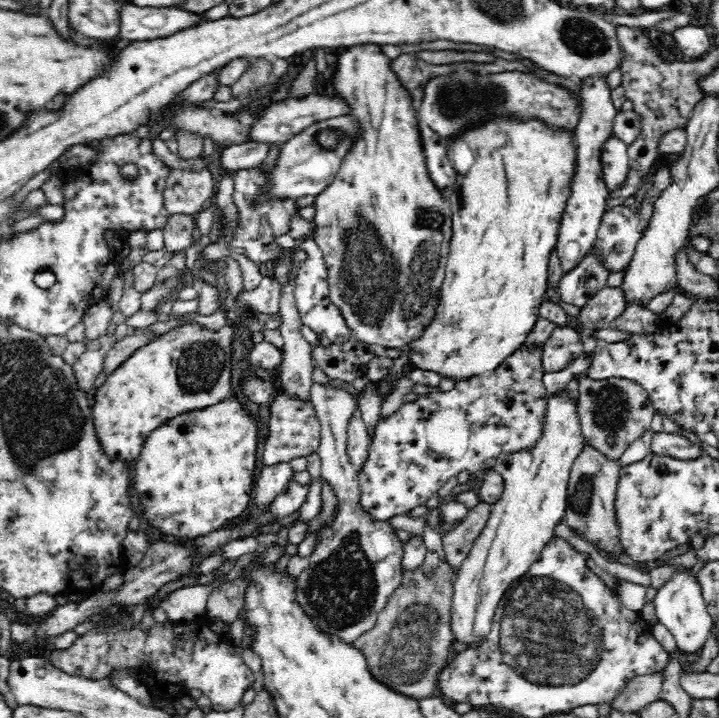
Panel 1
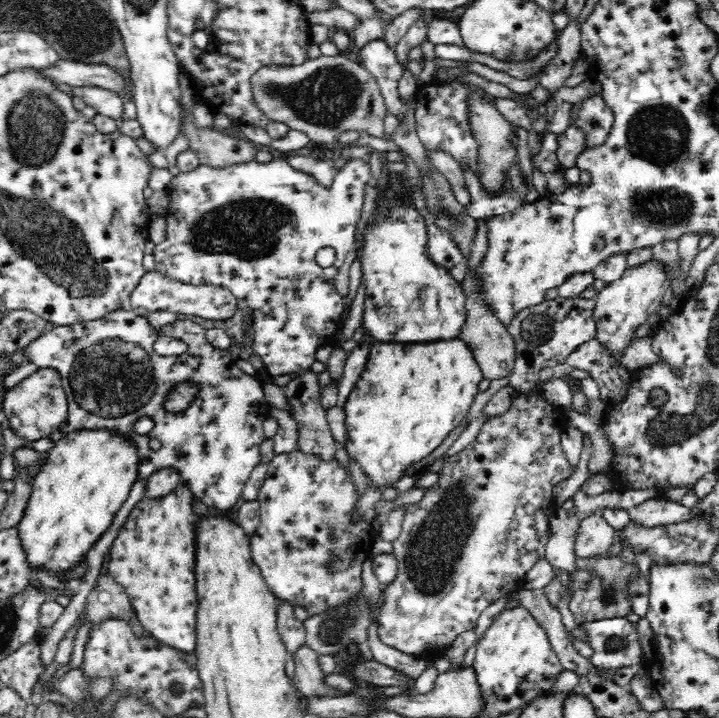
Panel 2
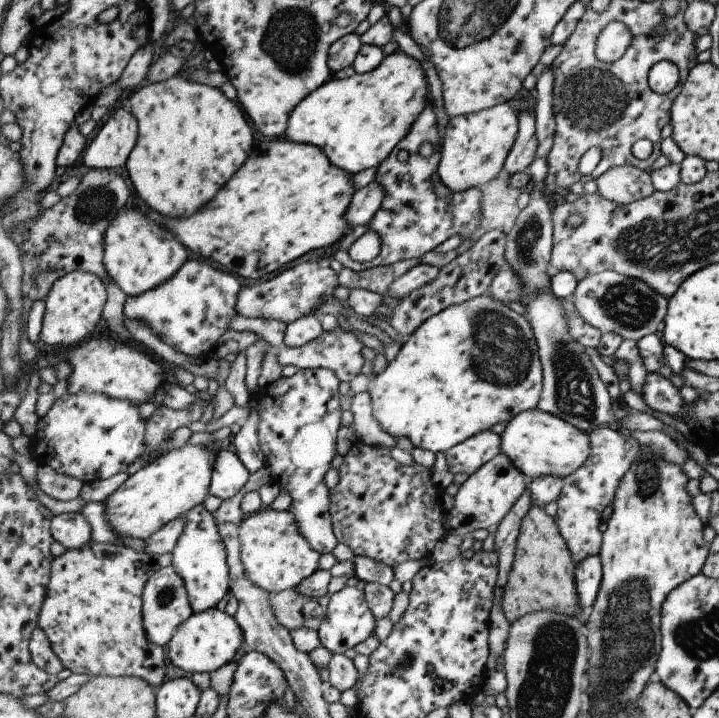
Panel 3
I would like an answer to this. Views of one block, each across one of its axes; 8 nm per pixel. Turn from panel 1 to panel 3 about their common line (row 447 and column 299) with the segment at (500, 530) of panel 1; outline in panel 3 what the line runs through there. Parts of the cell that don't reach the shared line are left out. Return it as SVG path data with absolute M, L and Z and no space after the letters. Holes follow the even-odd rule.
M272 506L246 517L240 526L241 556L247 576L259 588L280 593L297 588L319 570L321 553L301 534L297 518L291 510L277 512Z

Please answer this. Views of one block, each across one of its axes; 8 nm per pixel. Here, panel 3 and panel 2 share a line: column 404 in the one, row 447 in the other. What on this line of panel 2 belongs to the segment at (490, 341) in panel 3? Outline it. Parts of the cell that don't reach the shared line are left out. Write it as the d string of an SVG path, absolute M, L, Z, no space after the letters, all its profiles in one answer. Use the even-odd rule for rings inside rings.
M456 336L450 340L416 343L379 343L369 347L368 360L348 402L344 404L348 438L343 445L348 456L366 473L366 480L390 486L406 475L406 468L431 454L467 416L478 386L484 380L482 367L469 344Z

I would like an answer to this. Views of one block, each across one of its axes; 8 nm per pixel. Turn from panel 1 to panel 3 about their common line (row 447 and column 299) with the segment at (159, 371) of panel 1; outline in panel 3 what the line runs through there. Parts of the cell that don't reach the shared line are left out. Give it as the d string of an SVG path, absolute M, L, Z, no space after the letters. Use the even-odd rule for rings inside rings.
M397 50L385 57L385 60L371 72L355 73L344 79L331 79L303 99L293 110L287 126L285 139L293 142L305 142L319 146L331 162L355 176L363 170L381 166L392 155L396 146L409 134L417 118L425 112L430 103L429 84L425 70L417 58Z

